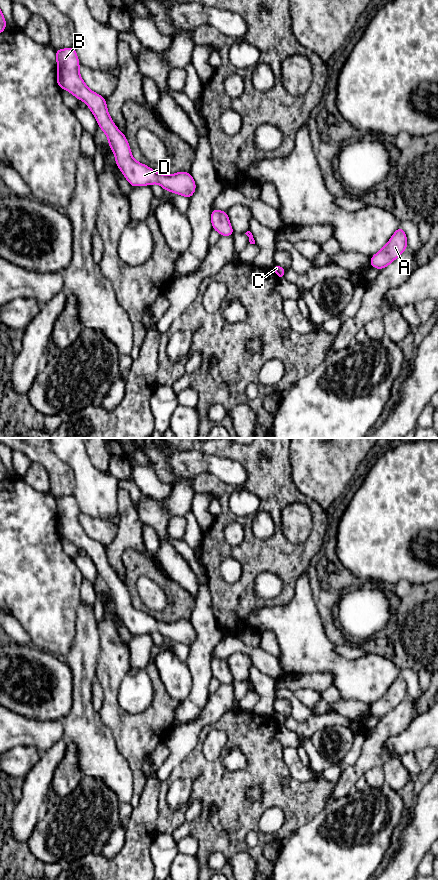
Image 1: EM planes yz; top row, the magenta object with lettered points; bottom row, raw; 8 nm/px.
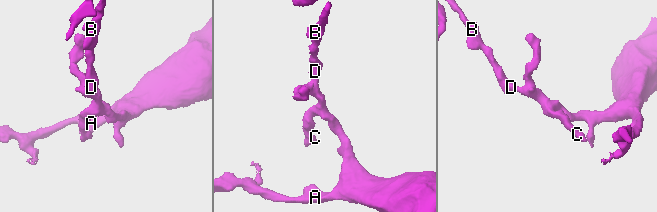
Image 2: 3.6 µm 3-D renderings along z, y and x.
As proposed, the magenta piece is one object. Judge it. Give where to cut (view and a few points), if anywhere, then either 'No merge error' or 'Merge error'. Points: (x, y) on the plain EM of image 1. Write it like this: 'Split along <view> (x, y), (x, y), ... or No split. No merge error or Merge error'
No split. No merge error

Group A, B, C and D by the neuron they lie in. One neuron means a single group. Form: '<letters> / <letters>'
A B C D

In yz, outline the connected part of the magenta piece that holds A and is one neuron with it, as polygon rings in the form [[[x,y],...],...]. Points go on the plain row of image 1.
[[[399,674],[388,691],[370,706],[370,714],[382,718],[399,705],[406,697],[407,685],[404,677]]]

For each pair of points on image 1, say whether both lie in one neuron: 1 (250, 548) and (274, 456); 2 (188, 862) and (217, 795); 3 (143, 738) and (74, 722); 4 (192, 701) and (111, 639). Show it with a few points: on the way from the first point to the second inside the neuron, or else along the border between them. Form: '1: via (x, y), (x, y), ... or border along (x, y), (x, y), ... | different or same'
1: via (277, 536), (274, 483) | same
2: border along (195, 856), (199, 869) | different
3: border along (97, 713), (103, 724), (110, 731), (119, 752) | different
4: border along (181, 702), (175, 710), (172, 724) | different

